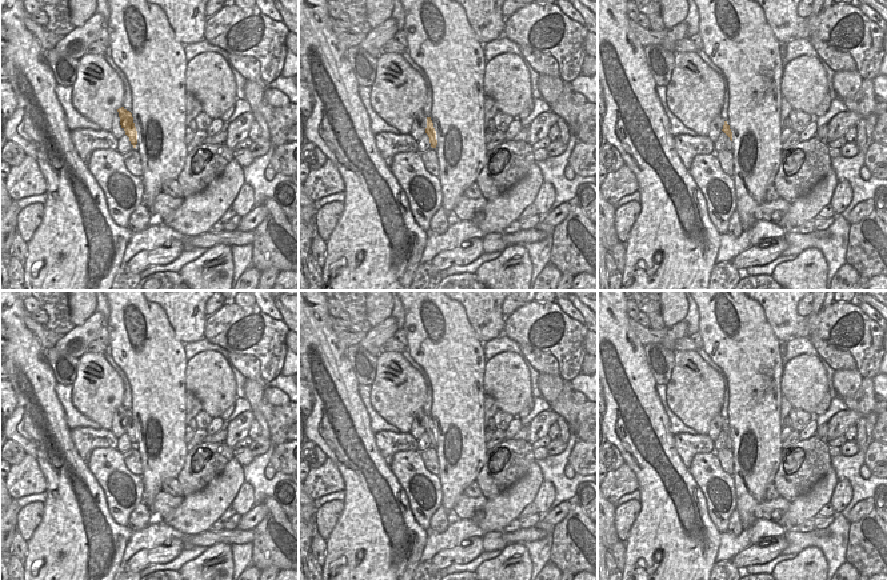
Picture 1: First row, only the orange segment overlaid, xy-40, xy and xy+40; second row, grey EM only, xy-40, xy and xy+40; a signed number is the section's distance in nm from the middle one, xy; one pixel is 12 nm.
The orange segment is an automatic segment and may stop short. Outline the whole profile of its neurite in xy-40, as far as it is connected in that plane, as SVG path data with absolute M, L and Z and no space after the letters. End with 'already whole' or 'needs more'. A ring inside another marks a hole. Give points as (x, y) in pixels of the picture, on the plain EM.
M124 405L117 408L120 416L120 424L125 429L125 433L129 436L131 443L136 447L137 443L137 429L133 421L132 412Z | already whole

